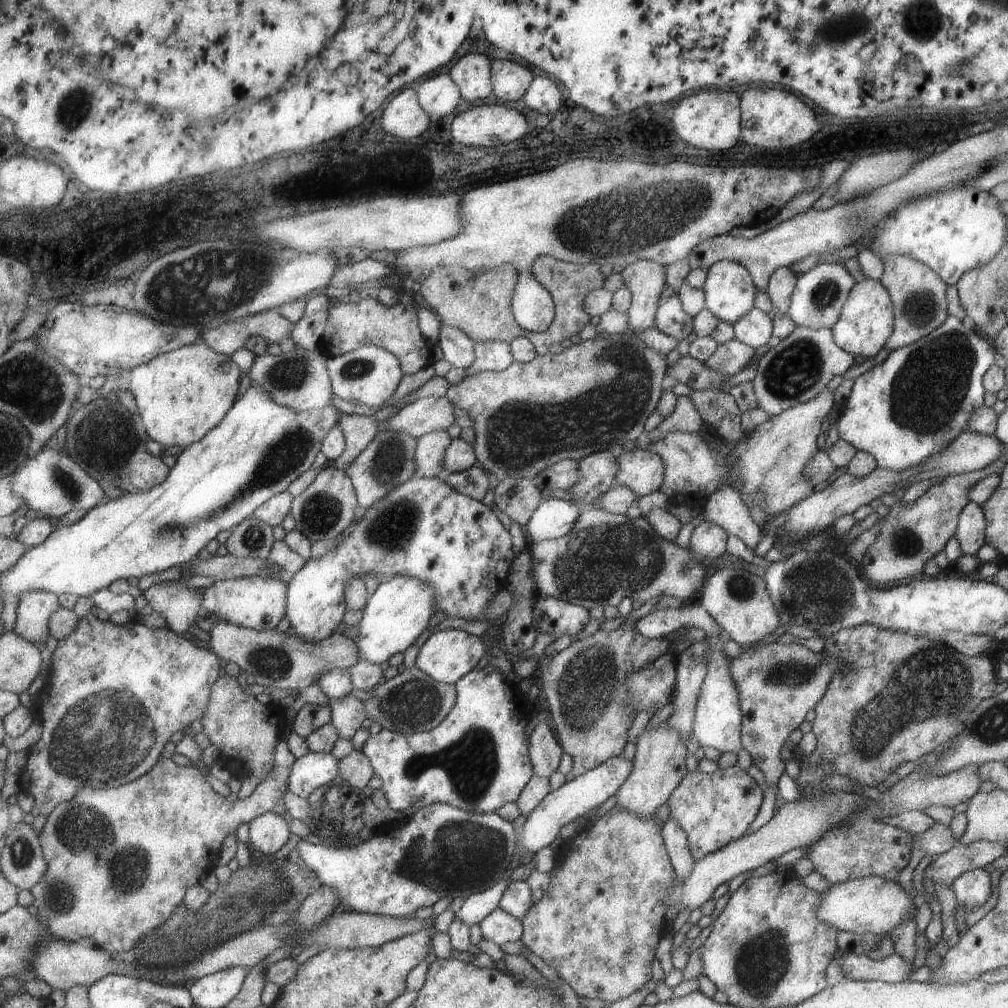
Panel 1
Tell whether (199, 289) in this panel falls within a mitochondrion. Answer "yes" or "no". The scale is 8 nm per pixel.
yes

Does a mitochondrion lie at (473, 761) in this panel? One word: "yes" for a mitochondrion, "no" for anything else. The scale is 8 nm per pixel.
yes

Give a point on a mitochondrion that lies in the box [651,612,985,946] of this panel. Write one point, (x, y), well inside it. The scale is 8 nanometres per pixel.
(931, 682)

